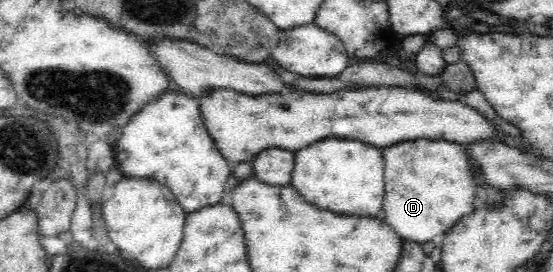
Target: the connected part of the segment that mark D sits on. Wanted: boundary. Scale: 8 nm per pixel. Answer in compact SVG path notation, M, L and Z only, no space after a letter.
M414 139L383 148L385 162L384 182L386 196L383 202L383 221L388 223L404 241L431 242L435 236L445 235L463 216L476 210L479 204L476 177L472 175L469 155L463 145L455 142Z

